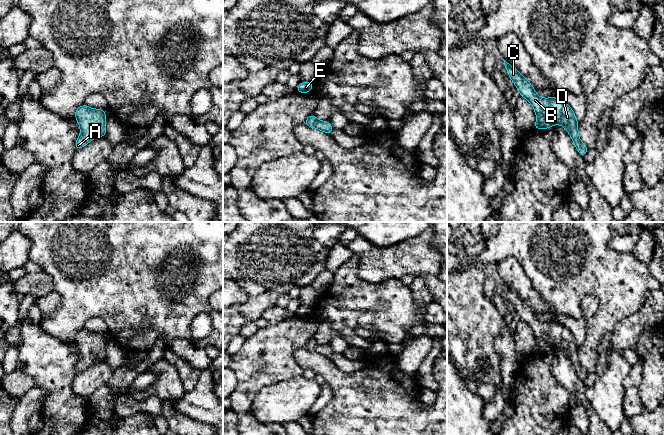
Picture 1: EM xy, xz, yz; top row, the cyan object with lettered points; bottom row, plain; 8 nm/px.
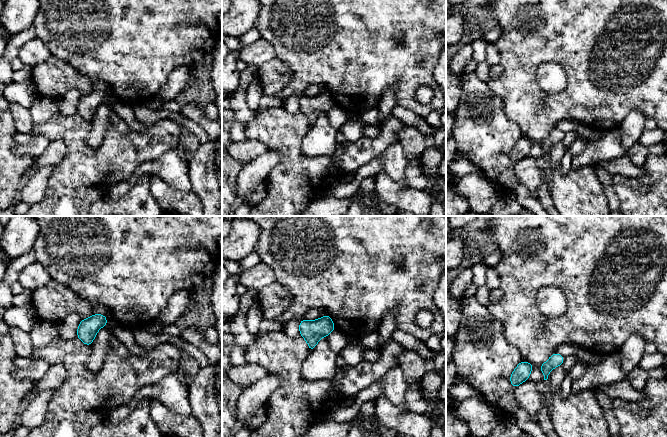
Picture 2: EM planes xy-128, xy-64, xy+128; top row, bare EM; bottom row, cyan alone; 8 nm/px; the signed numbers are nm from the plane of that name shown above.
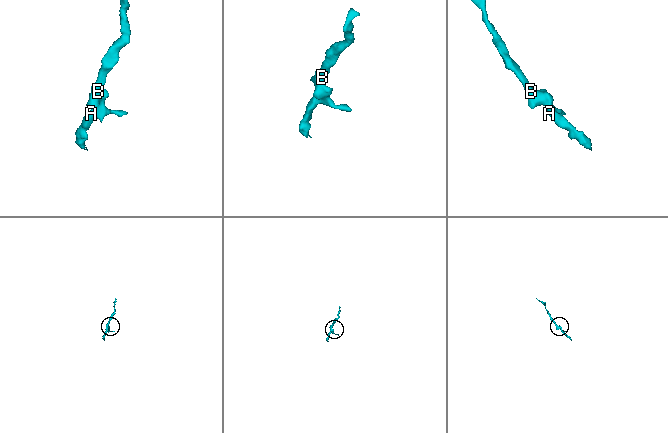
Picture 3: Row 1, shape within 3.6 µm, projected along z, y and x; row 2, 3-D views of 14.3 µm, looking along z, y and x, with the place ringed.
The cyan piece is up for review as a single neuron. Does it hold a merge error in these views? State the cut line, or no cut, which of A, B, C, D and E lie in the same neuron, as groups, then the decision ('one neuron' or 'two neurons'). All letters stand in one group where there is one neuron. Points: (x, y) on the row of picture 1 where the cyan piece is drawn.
no cut | A B C D E | one neuron

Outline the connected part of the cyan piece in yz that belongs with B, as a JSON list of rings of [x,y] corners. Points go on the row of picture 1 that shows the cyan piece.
[[[504,59],[503,61],[508,75],[514,82],[520,96],[526,98],[535,110],[537,122],[533,129],[549,129],[555,124],[562,125],[570,134],[578,153],[584,158],[588,147],[580,140],[578,135],[579,122],[571,107],[556,97],[540,98],[531,83],[515,67]]]

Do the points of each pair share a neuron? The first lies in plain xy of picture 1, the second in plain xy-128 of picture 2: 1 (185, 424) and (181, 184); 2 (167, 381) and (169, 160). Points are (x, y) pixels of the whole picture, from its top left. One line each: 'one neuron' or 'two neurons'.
1: two neurons
2: one neuron

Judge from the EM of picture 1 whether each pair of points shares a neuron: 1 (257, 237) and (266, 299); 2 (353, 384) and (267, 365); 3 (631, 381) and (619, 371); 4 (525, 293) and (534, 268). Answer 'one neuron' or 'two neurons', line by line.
1: one neuron
2: two neurons
3: two neurons
4: two neurons

